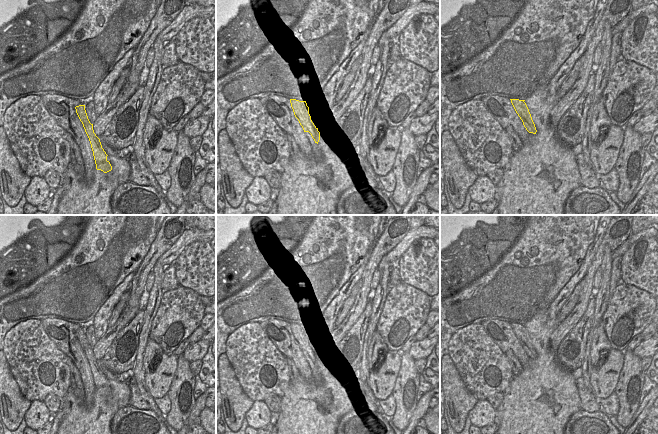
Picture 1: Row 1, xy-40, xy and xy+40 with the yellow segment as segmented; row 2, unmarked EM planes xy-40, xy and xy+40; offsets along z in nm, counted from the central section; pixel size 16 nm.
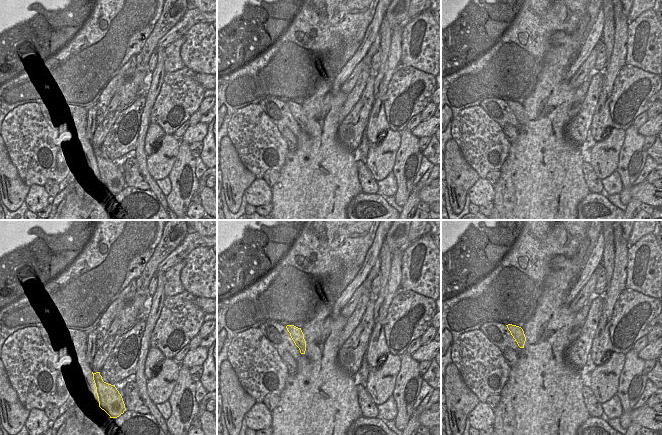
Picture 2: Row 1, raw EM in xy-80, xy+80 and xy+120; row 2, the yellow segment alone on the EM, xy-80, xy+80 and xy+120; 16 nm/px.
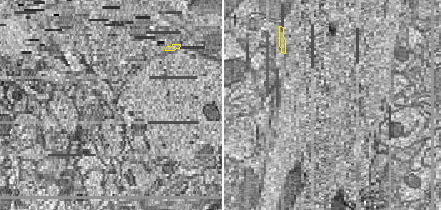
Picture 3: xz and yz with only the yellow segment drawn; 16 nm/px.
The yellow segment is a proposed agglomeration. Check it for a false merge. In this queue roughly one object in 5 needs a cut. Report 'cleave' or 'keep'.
keep

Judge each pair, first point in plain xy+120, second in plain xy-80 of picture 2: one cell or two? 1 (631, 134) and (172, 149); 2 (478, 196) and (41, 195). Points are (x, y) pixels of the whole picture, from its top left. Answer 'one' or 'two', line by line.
1: two
2: one

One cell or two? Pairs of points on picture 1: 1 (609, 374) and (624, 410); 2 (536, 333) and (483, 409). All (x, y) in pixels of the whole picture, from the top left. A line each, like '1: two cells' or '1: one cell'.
1: two cells
2: two cells

